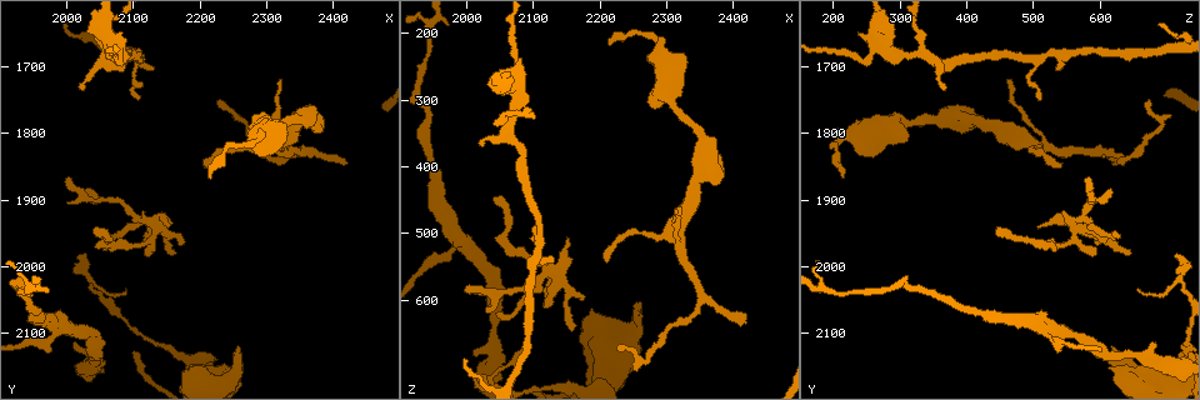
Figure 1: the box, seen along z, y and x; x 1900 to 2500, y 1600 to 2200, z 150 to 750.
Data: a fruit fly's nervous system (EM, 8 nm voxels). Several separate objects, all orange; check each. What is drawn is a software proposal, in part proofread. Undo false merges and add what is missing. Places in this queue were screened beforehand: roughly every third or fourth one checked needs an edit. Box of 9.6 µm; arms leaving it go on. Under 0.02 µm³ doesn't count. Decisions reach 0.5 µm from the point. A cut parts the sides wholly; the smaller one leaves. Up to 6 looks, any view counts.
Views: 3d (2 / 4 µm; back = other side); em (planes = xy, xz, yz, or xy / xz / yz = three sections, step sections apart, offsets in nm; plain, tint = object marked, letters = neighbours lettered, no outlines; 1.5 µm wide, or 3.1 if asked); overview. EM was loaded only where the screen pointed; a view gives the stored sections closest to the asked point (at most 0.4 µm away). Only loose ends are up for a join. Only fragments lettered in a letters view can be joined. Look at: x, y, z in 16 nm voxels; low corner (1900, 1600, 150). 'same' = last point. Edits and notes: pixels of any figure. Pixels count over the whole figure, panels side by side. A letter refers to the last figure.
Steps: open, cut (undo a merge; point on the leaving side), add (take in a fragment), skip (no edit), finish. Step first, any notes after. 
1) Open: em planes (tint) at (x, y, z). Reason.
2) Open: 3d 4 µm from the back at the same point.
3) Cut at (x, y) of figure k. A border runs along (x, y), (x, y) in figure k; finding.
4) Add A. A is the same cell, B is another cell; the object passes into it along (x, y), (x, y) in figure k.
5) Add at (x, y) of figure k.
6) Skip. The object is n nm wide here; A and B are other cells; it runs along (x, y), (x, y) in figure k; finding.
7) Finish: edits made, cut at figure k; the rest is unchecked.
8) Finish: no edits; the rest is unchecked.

Open: 3d 2 µm from the back at (2420, 1845, 625). Branch stops here.

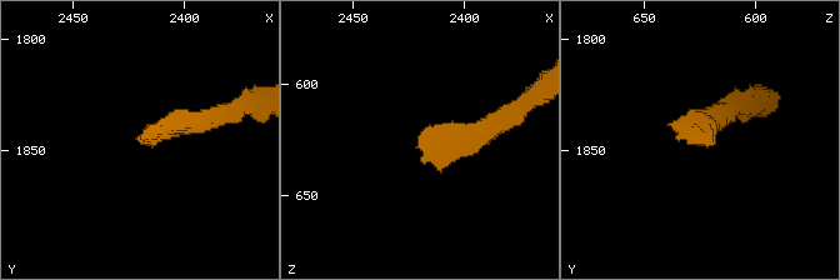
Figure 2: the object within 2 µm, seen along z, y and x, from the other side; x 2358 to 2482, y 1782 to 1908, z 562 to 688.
Open: em xz step 4 (letters) at (2421, 1845, 629). Need the tissue.

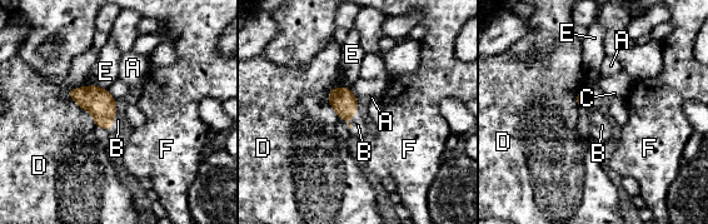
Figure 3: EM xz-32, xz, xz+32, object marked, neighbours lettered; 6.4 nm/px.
Open: em planes (letters) at the same point.

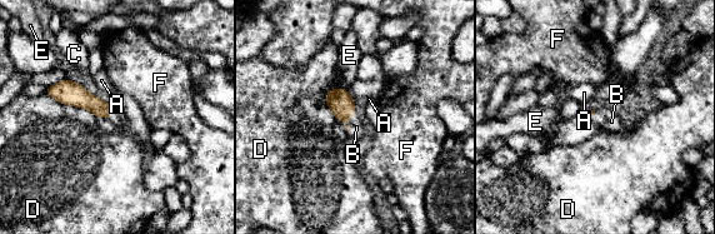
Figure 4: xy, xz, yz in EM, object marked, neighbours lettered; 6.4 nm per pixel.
Add B. The longest contact is with D, 360 nm; B is the same cell, A, C, D, E and F are other cells; the neuron continues.

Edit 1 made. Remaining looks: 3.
Open: em planes (letters) at (2025, 1985, 710). Branch stops here.

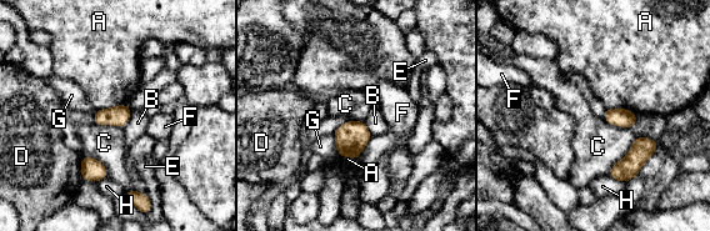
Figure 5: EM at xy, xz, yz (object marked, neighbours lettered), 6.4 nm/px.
Skip. A, B, C, D, E, F, G and H are other cells; a border runs along (656, 139), (636, 137), (608, 174) in figure 5; none of them fits.

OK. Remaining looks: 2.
Open: em planes (letters) at (2025, 1730, 370). An open end.

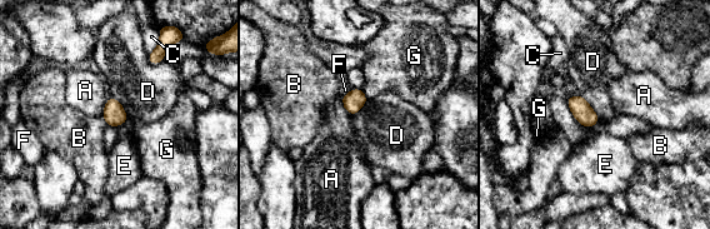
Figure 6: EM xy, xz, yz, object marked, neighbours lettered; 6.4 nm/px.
Skip. The object is 120 nm wide here; A, B, C, D, E, F and G are other cells; a border runs along (111, 96), (121, 105), (126, 122) in figure 6; none of them fits.

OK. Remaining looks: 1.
Finish: edits made, add at figure 4; the rest is unchecked.

